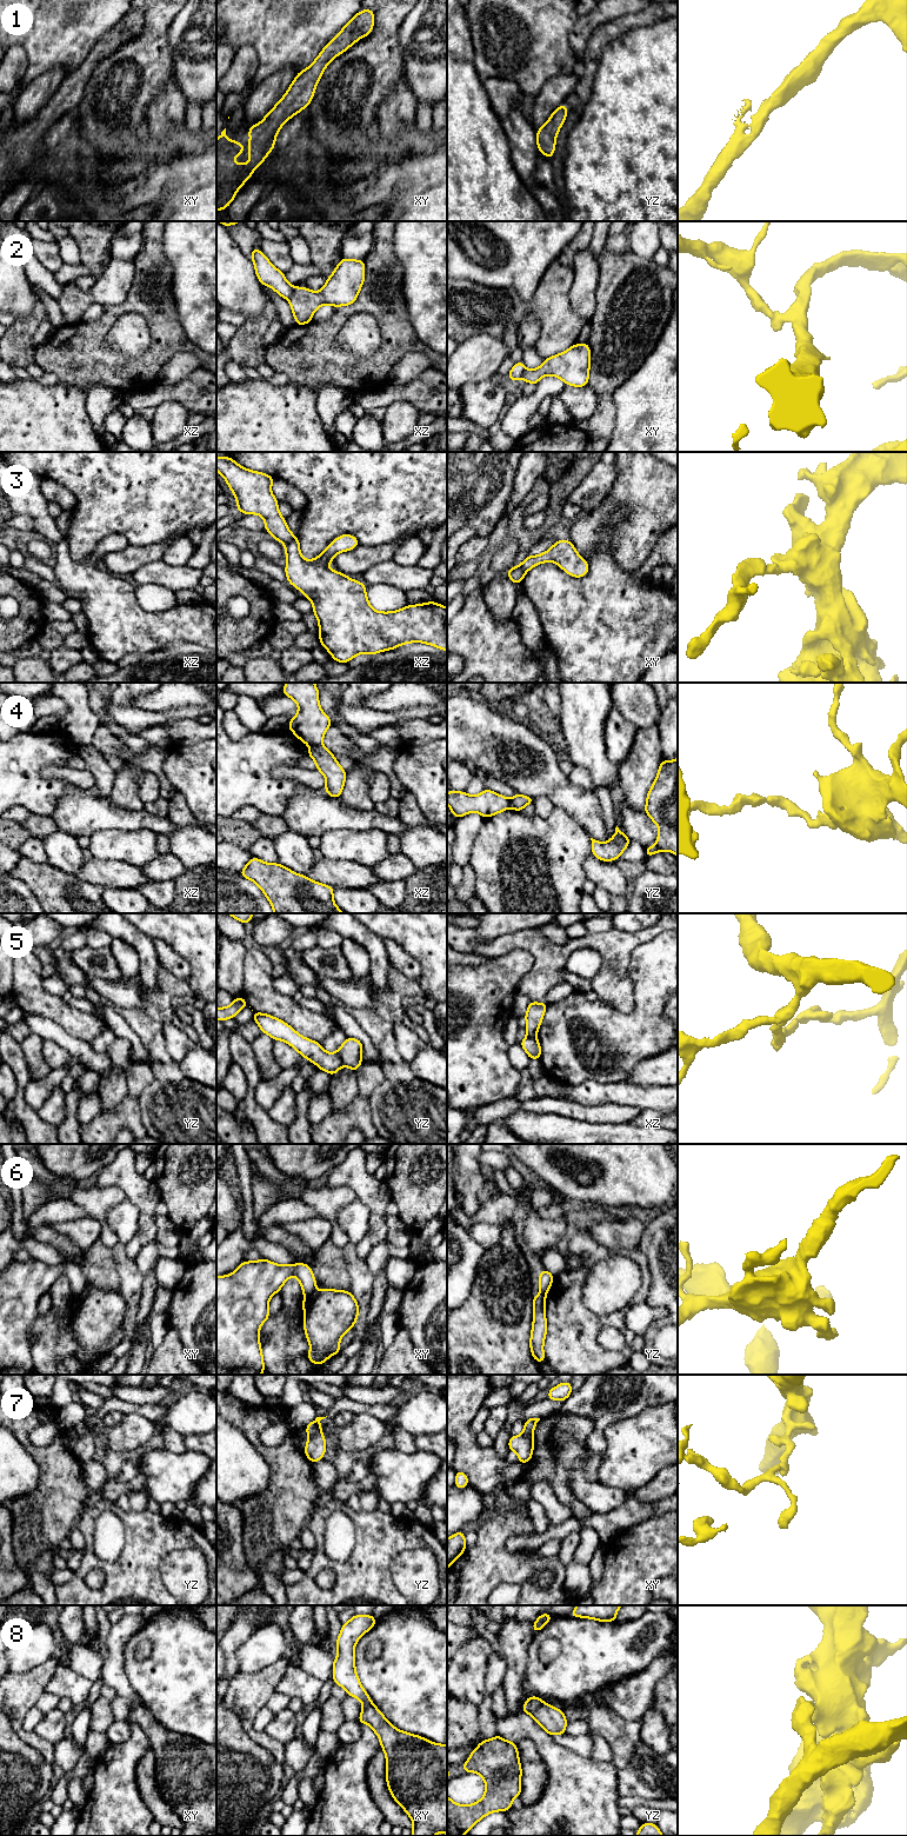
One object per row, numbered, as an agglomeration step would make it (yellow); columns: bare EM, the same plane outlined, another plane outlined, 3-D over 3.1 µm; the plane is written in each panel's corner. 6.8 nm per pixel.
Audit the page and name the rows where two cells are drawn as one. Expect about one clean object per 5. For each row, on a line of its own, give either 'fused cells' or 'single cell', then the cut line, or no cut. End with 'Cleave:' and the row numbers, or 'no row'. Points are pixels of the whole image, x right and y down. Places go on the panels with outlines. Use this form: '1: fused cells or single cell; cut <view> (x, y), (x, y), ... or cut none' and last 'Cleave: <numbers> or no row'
1: single cell; cut none
2: fused cells; cut xz (294, 287), (287, 299)
3: fused cells; cut xz (295, 537), (286, 545)
4: fused cells; cut xz (320, 743), (311, 746)
5: fused cells; cut yz (337, 1052), (344, 1064)
6: fused cells; cut xy (315, 1291), (305, 1296)
7: fused cells; cut yz (321, 1432), (309, 1436)
8: fused cells; cut yz (544, 1703), (532, 1715)
Cleave: 2, 3, 4, 5, 6, 7, 8

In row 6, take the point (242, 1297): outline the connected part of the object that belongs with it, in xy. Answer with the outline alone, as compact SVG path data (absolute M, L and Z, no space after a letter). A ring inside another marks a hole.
M264 1258L244 1260L231 1275L216 1277L216 1375L261 1375L266 1370L259 1330L271 1316L271 1297L280 1292L291 1276L299 1279L305 1296L315 1292L315 1277L305 1263L280 1265Z

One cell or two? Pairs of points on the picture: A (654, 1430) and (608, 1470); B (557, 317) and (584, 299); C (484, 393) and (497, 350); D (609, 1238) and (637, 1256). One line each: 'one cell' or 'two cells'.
A: one cell
B: two cells
C: two cells
D: two cells

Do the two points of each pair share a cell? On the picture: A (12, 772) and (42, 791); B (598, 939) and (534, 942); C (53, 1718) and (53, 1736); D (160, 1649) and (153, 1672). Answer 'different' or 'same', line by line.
A: same
B: same
C: same
D: same

